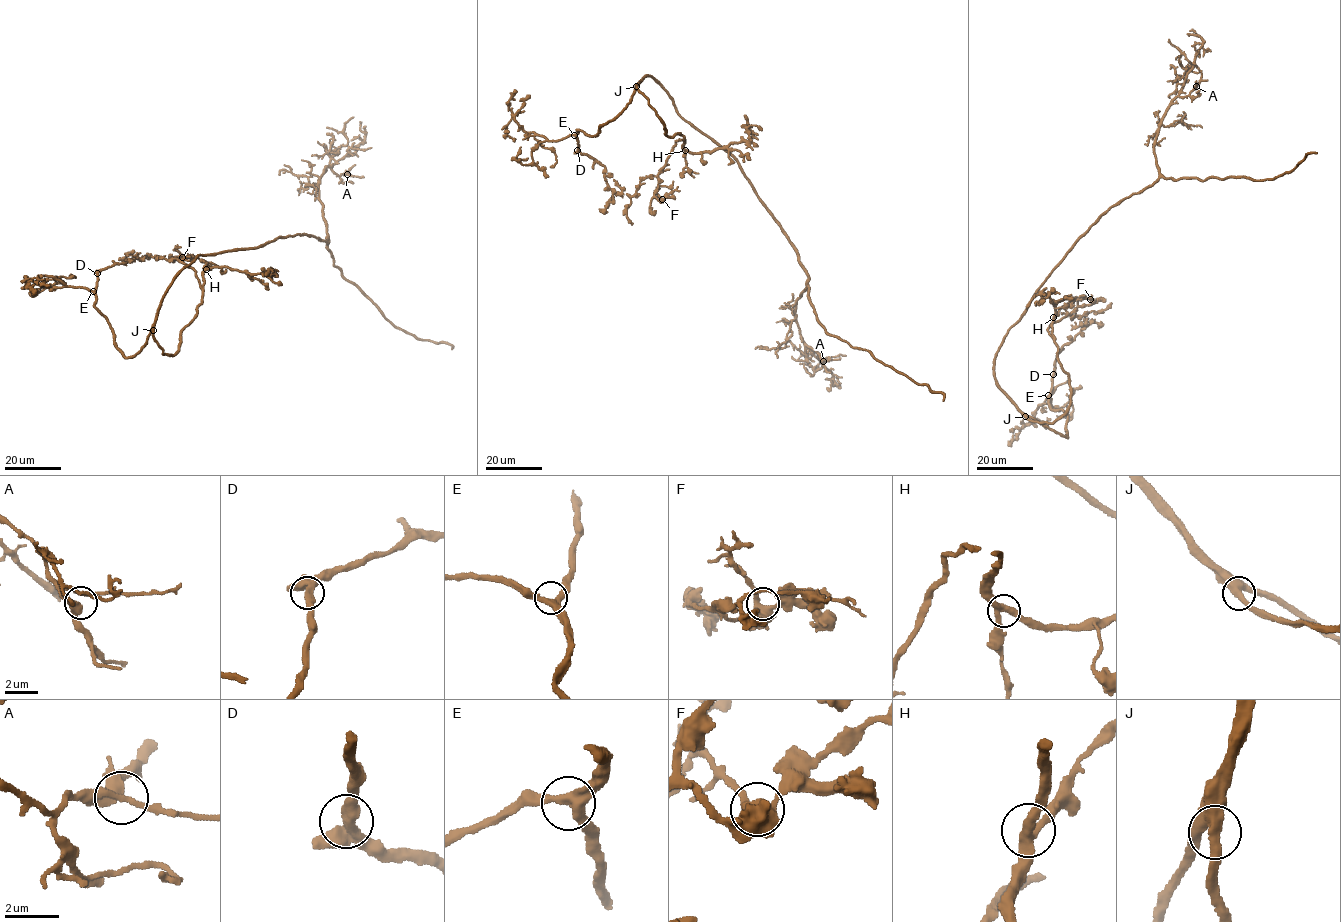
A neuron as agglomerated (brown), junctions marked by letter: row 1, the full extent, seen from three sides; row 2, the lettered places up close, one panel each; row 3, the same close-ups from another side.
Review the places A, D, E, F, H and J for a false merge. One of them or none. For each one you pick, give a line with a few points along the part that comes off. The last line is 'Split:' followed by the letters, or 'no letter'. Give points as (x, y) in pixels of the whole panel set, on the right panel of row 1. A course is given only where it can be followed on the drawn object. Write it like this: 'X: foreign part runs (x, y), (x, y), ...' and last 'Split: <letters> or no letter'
Split: no letter

